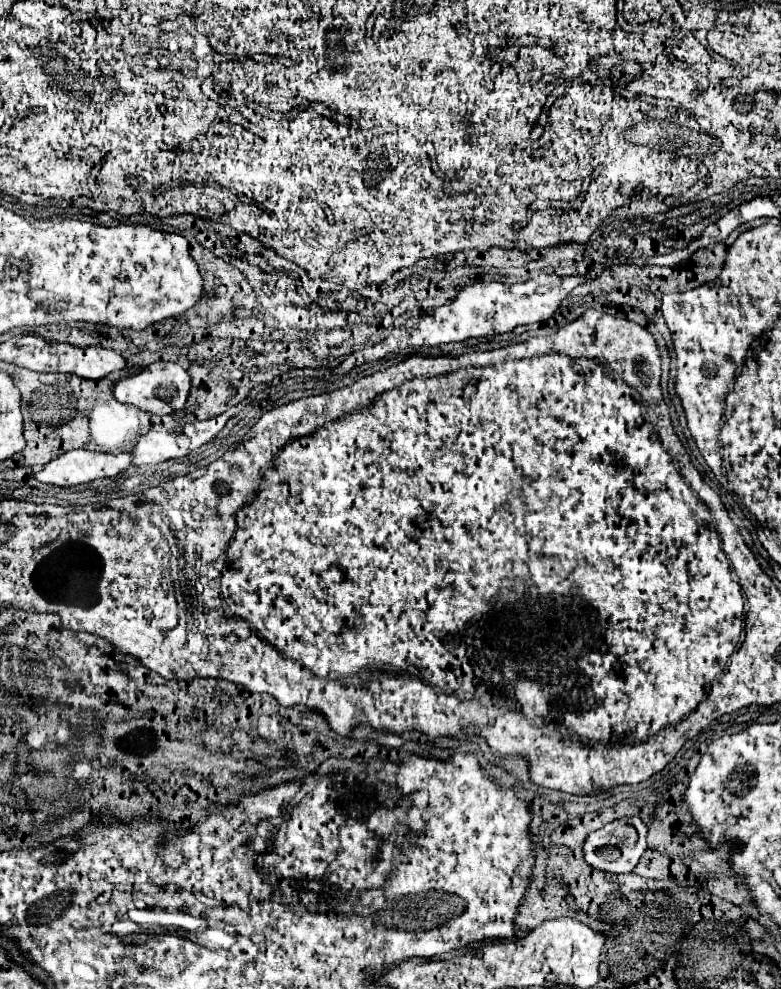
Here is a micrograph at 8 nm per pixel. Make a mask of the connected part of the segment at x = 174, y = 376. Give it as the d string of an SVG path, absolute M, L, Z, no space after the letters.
M153 362L145 366L139 374L127 376L115 382L113 396L121 404L131 404L139 410L153 412L153 414L173 414L177 410L183 410L185 400L189 396L191 378L189 374L175 362Z

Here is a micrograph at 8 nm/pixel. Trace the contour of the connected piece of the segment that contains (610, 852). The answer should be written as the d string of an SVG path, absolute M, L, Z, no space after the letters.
M639 818L613 820L587 836L587 840L583 844L585 862L597 870L605 870L605 872L613 872L613 874L627 874L637 866L639 858L647 850L645 836L647 836L647 826Z

